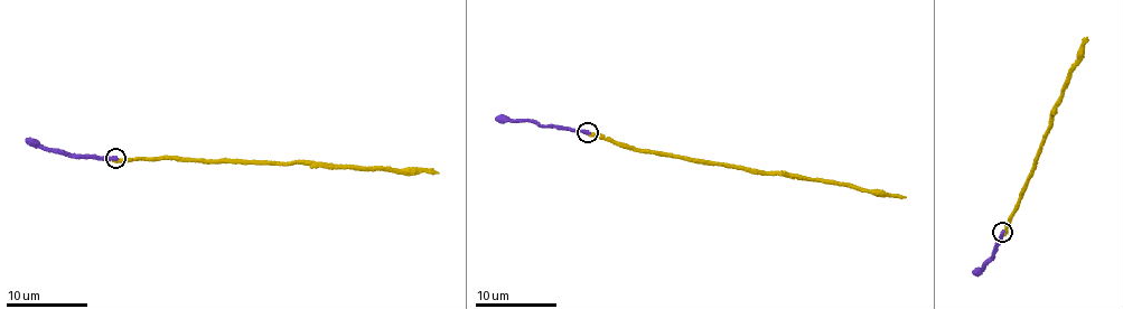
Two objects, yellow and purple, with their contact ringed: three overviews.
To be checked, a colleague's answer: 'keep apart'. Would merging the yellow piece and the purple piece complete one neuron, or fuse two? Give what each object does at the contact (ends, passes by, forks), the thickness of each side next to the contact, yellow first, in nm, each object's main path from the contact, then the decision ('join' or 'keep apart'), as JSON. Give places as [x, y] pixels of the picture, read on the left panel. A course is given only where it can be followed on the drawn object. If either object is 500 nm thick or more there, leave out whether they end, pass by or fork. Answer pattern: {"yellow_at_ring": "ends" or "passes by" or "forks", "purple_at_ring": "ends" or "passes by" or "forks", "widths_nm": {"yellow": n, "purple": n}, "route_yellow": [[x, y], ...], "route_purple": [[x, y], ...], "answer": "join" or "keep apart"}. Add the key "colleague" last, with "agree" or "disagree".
{"yellow_at_ring": "ends", "purple_at_ring": "ends", "widths_nm": {"yellow": 360, "purple": 340}, "route_yellow": [[114, 158], [281, 165], [297, 161], [365, 169], [438, 171]], "route_purple": [[114, 157], [40, 148], [30, 146], [26, 138]], "answer": "keep apart", "colleague": "agree"}

